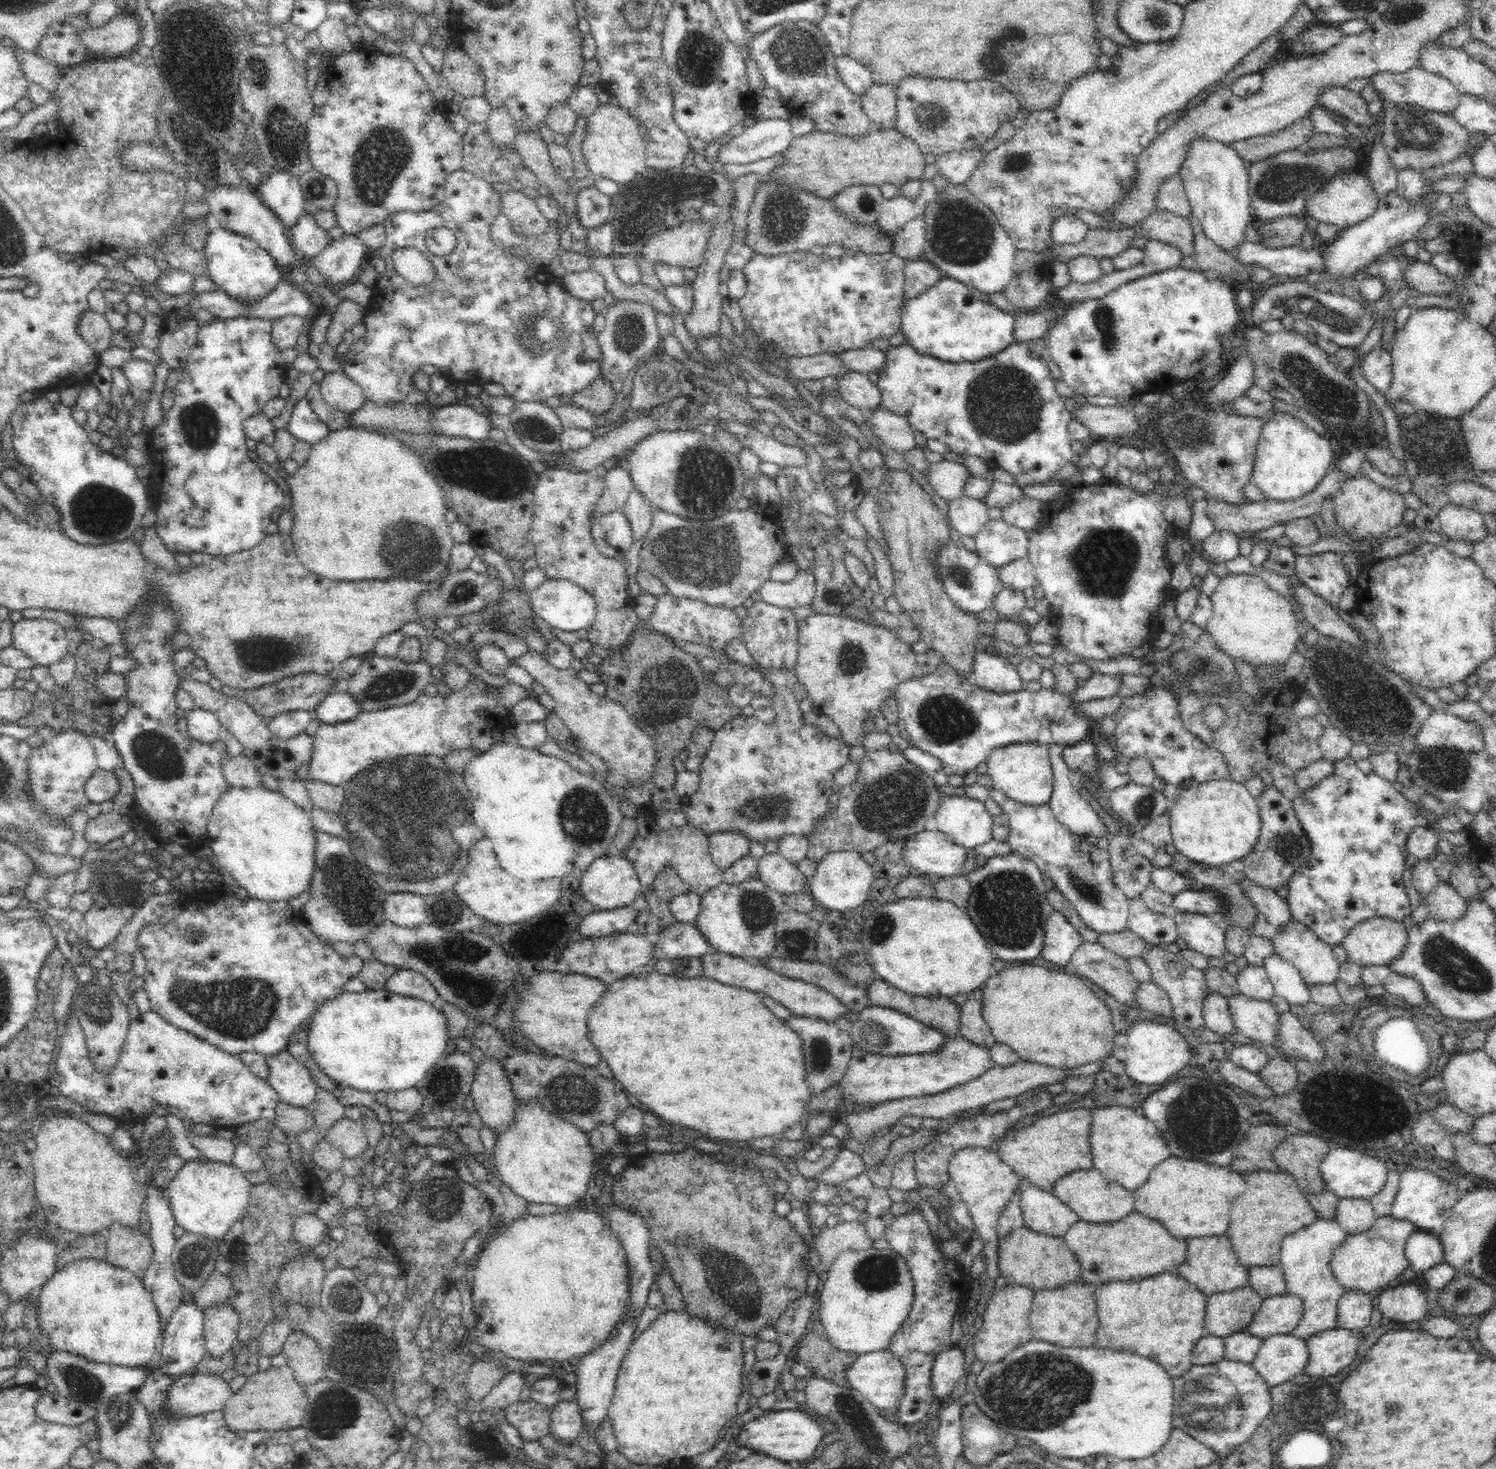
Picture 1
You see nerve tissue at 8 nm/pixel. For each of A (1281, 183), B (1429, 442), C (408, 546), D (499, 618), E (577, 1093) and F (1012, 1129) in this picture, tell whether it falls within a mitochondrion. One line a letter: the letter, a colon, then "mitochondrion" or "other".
A: mitochondrion
B: mitochondrion
C: mitochondrion
D: mitochondrion
E: mitochondrion
F: other

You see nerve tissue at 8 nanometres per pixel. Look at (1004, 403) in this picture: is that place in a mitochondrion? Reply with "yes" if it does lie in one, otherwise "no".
yes

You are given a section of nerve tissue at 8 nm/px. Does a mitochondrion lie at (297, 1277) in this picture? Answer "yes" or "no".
no

